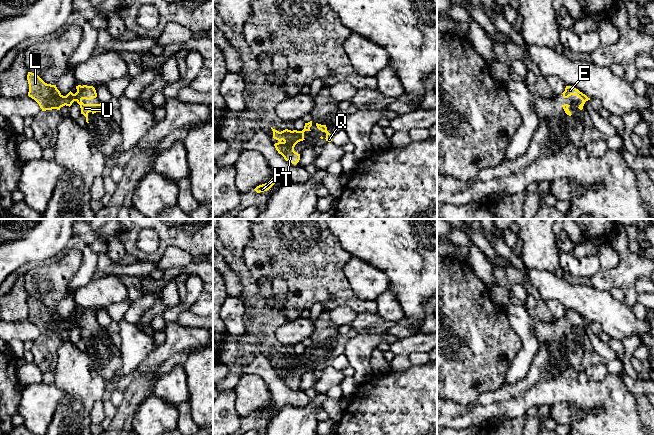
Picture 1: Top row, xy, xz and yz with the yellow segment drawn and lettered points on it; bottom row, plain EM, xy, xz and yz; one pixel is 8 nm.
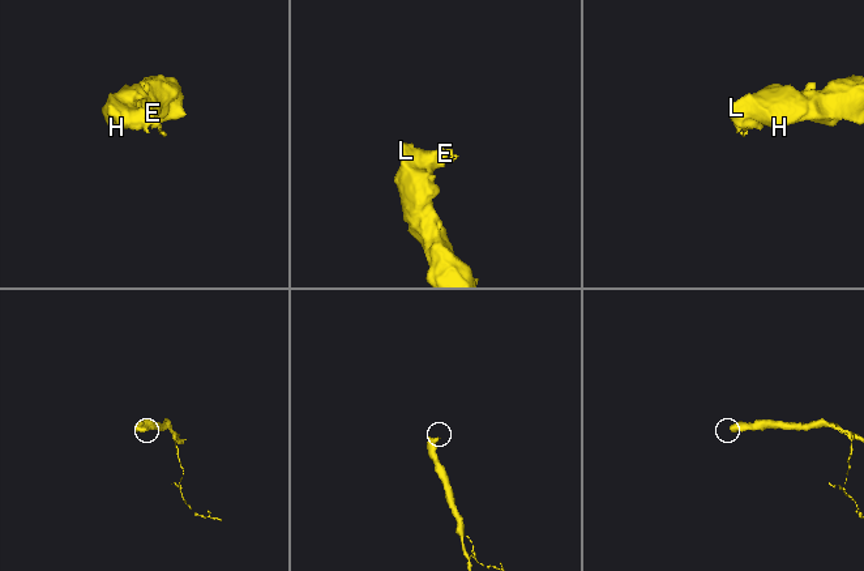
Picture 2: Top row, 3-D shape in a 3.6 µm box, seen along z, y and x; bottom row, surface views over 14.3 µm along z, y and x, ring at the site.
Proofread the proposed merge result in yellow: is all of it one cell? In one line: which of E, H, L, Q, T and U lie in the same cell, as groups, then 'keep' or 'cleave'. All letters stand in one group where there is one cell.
E H L Q T U; keep

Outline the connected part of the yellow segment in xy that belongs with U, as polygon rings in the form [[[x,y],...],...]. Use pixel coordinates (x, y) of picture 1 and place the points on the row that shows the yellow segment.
[[[28,72],[27,80],[29,84],[28,96],[34,99],[42,109],[42,111],[57,109],[63,106],[71,106],[76,101],[81,108],[81,114],[86,117],[88,122],[88,113],[102,112],[106,110],[107,104],[84,104],[83,99],[91,100],[97,97],[96,90],[93,86],[78,85],[77,92],[73,94],[71,91],[63,96],[57,89],[56,85],[45,83],[38,75]]]

